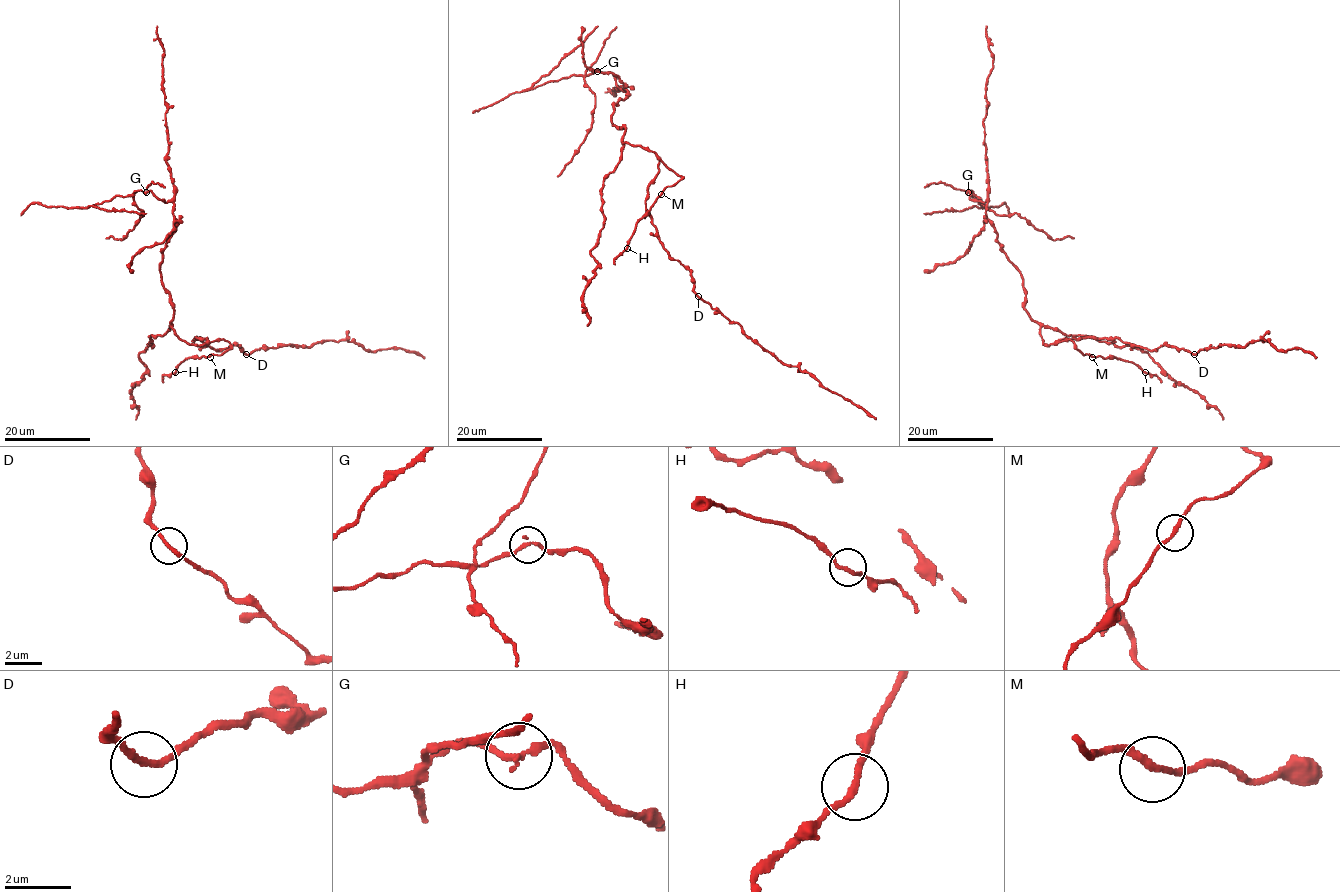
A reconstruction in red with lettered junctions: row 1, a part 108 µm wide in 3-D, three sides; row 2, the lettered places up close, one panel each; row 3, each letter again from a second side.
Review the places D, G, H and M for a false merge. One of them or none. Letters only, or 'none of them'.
G

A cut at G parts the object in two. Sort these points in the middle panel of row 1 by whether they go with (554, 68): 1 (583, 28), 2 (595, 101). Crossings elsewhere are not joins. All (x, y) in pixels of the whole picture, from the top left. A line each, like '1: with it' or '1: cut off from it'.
1: cut off from it
2: with it

